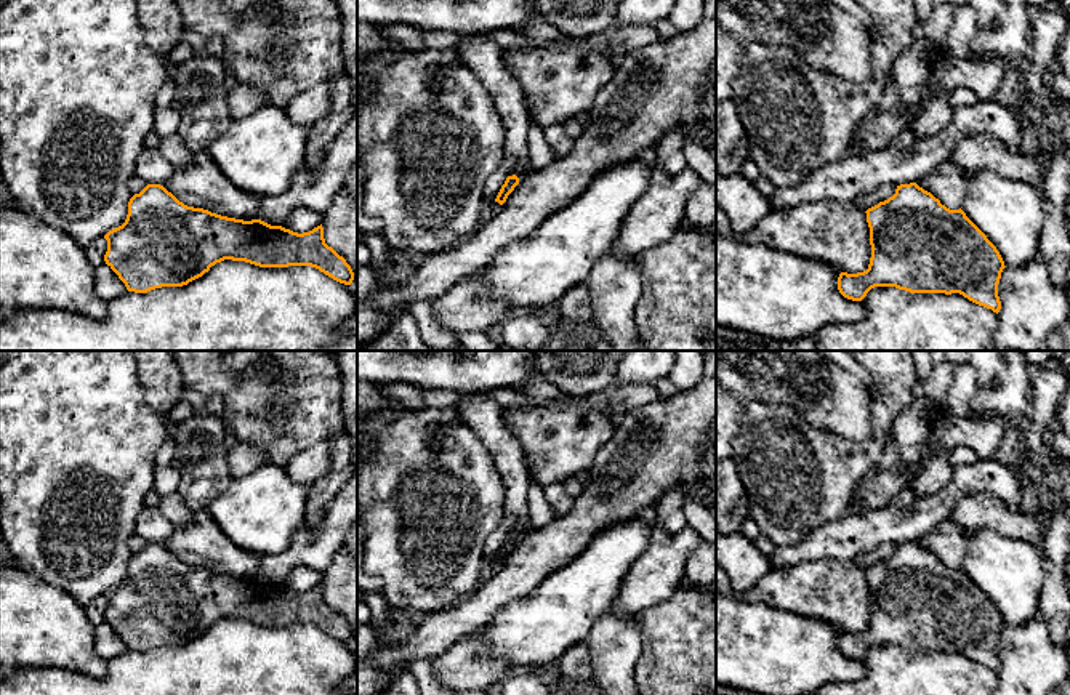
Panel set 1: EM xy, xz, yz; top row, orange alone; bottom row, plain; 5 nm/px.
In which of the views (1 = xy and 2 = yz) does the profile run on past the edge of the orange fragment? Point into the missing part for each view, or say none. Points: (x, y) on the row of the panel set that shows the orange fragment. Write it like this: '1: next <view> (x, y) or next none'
1: next none
2: next none

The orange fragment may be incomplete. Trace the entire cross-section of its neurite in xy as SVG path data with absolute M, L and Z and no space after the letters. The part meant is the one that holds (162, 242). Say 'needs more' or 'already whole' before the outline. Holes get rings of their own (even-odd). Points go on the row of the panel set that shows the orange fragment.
already whole | M160 184L135 194L125 223L104 239L106 264L135 293L187 285L224 259L311 266L340 283L354 280L346 259L325 243L322 224L298 234L261 219L227 218L184 205Z

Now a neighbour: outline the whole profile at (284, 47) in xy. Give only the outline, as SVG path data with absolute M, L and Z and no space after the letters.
M261 0L224 38L224 61L237 83L264 88L269 102L285 109L296 94L341 69L341 34L336 0Z

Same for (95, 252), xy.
M104 237L96 239L85 248L85 255L95 269L106 263L104 261L106 251L107 251L107 240Z

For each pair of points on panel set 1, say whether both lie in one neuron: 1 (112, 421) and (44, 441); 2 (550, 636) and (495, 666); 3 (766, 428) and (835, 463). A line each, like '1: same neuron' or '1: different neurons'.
1: same neuron
2: different neurons
3: same neuron

